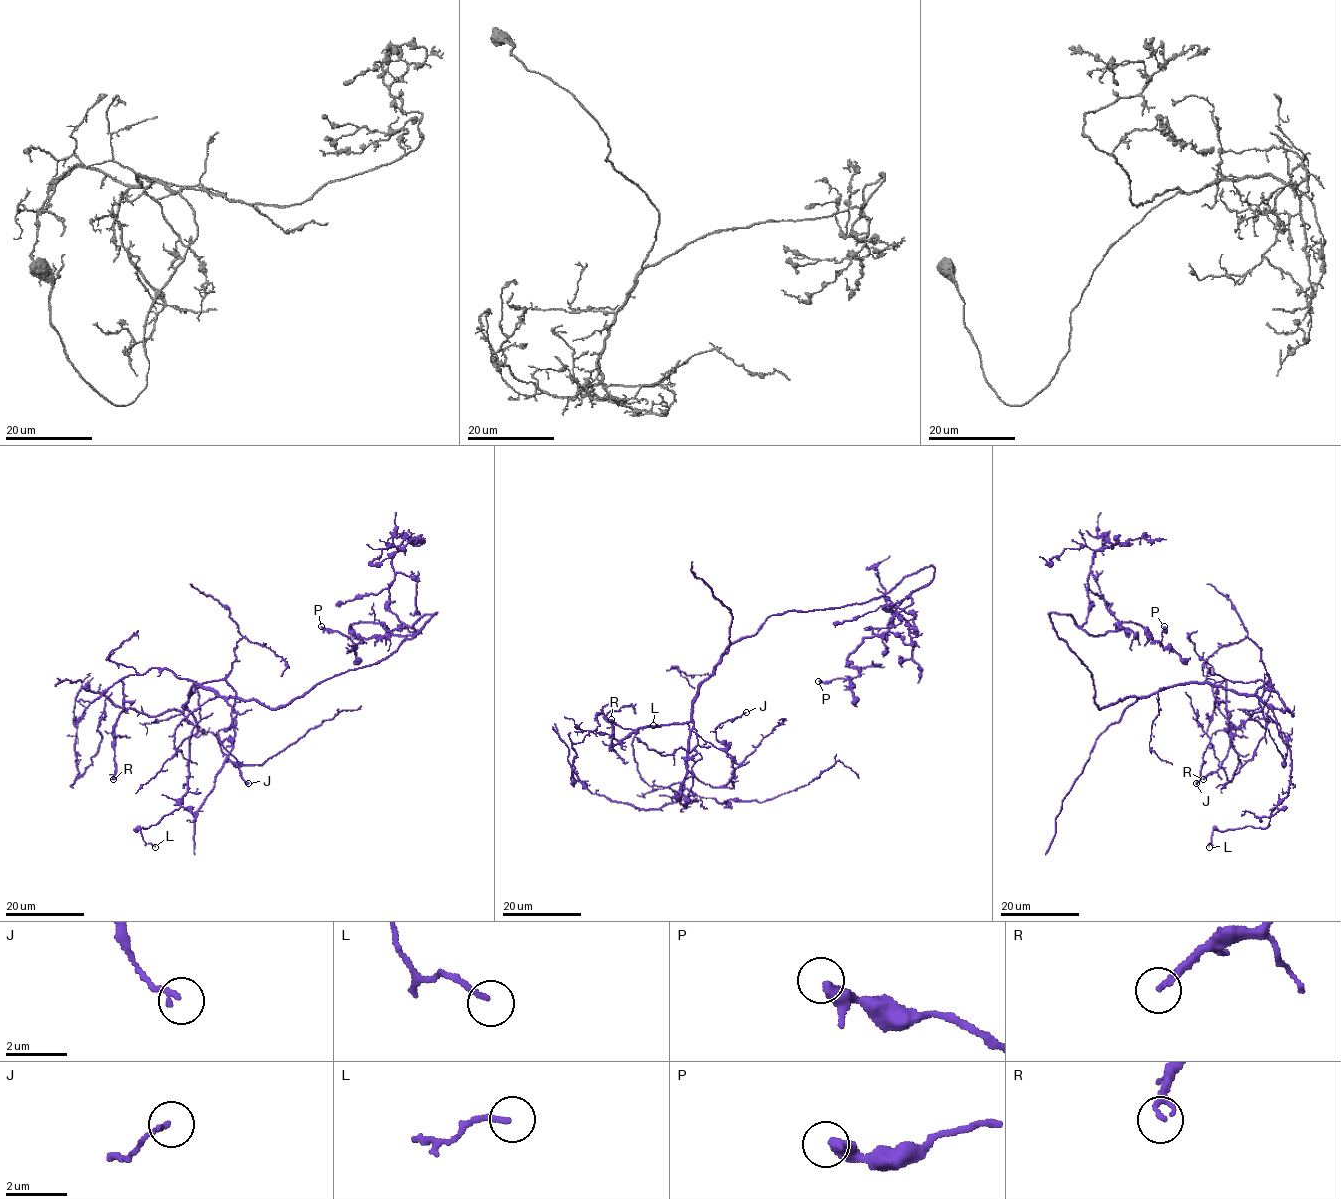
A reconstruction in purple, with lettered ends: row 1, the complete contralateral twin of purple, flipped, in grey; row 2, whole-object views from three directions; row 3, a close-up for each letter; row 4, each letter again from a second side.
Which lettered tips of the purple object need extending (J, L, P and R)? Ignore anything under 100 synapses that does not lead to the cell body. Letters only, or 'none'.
none

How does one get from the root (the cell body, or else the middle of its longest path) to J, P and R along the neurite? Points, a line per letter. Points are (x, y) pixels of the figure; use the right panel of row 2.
J: (1145, 696), (1189, 682), (1252, 695), (1270, 680), (1268, 700), (1242, 727), (1212, 735), (1196, 783)
P: (1145, 696), (1099, 709), (1091, 673), (1049, 616), (1069, 614), (1093, 635), (1136, 623), (1161, 644), (1164, 626)
R: (1145, 696), (1176, 685), (1203, 682), (1210, 668), (1212, 674), (1226, 681), (1230, 746), (1222, 765), (1203, 779)

